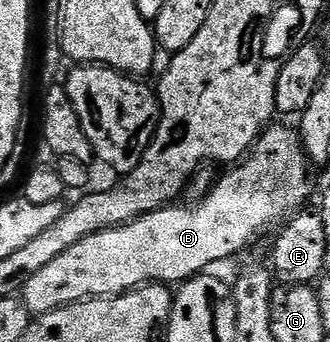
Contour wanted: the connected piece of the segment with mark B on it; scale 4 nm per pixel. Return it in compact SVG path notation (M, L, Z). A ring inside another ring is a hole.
M277 124L267 127L254 147L237 164L227 167L217 177L217 184L200 203L183 206L184 208L157 208L154 212L136 218L131 224L121 224L119 228L92 234L76 242L72 250L64 250L64 254L60 254L60 258L54 259L50 265L44 266L44 270L32 274L20 293L20 299L30 311L31 317L43 316L57 308L78 304L81 300L123 296L143 284L181 285L191 277L213 269L210 268L213 264L244 251L257 236L265 234L266 228L273 224L281 225L287 218L295 215L310 196L312 165L306 159L302 138L297 131L293 127L285 128L284 125Z

